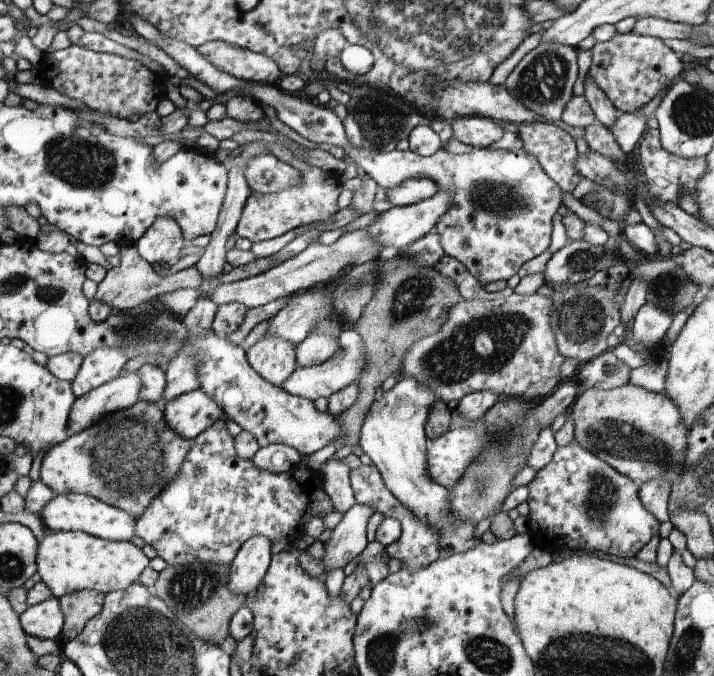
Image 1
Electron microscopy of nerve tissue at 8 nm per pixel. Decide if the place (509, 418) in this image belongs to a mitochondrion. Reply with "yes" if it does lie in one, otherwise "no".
no

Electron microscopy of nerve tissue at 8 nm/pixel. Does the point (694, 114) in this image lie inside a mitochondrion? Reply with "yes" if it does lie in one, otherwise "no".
yes

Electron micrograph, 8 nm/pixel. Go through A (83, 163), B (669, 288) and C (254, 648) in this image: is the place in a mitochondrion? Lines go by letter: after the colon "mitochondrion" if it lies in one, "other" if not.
A: mitochondrion
B: mitochondrion
C: other

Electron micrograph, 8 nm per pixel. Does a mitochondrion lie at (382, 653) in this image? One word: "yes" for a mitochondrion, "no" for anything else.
yes

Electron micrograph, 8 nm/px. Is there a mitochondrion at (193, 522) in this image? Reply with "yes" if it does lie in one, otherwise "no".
no

